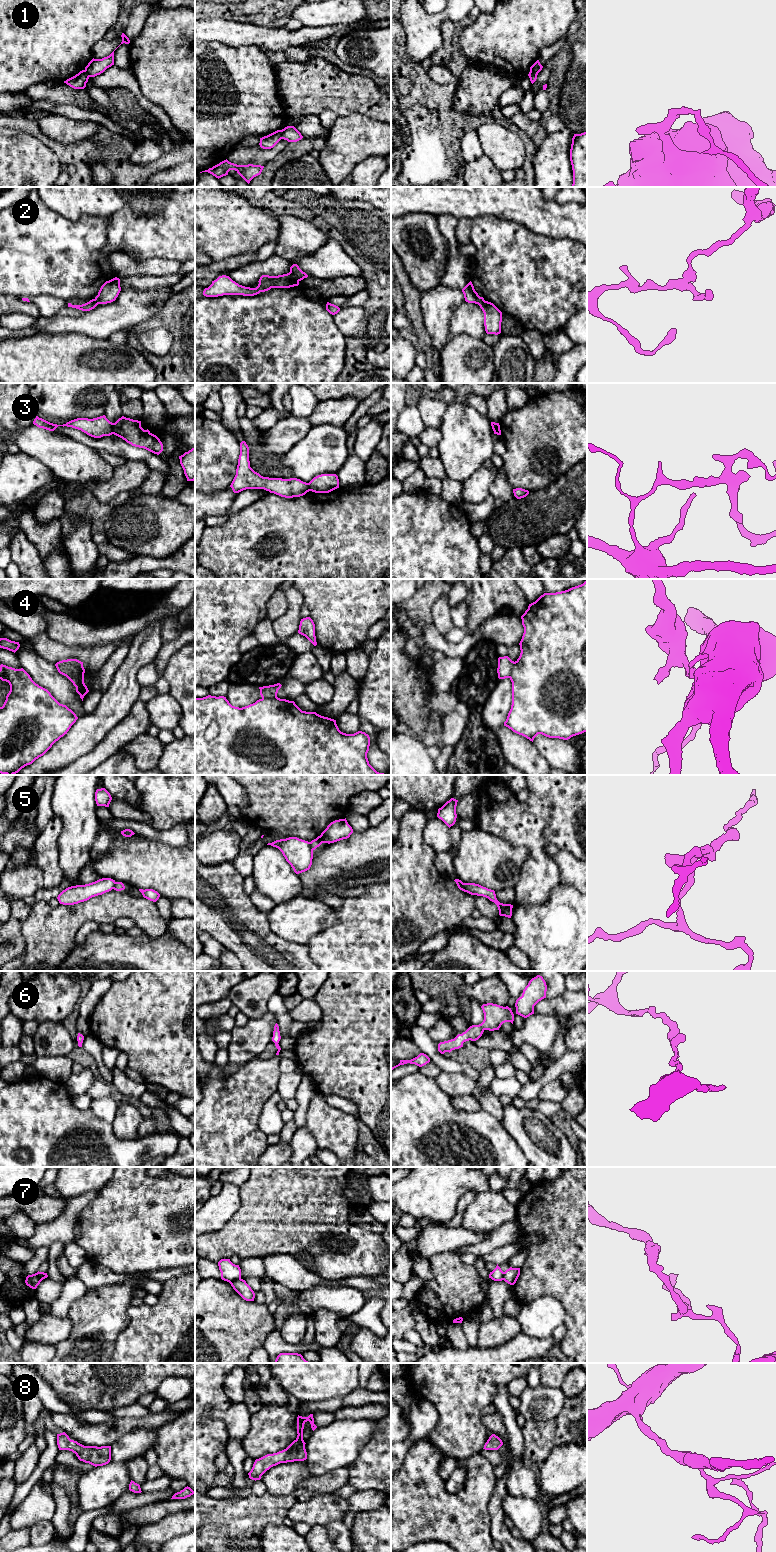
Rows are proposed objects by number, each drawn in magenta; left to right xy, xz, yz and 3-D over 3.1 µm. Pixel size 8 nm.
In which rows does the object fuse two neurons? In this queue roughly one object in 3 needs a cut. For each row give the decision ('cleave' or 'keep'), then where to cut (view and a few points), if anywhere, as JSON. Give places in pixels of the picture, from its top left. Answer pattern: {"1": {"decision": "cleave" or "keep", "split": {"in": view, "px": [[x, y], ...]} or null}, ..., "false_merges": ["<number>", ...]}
{"1": {"decision": "cleave", "split": {"in": "xz", "px": [[283, 129], [280, 138]]}}, "2": {"decision": "cleave", "split": {"in": "xz", "px": [[289, 272], [298, 282]]}}, "3": {"decision": "cleave", "split": {"in": "xy", "px": [[112, 423], [113, 433]]}}, "4": {"decision": "cleave", "split": {"in": "xy", "px": [[84, 671], [74, 676], [66, 676]]}}, "5": {"decision": "cleave", "split": {"in": "xz", "px": [[309, 842], [312, 850]]}}, "6": {"decision": "keep", "split": null}, "7": {"decision": "cleave", "split": {"in": "xz", "px": [[240, 1278], [229, 1282]]}}, "8": {"decision": "keep", "split": null}, "false_merges": ["1", "2", "3", "4", "5", "7"]}

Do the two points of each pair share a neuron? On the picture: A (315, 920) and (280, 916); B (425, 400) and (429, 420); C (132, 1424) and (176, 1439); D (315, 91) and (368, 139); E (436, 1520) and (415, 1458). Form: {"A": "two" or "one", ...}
{"A": "one", "B": "one", "C": "two", "D": "two", "E": "one"}

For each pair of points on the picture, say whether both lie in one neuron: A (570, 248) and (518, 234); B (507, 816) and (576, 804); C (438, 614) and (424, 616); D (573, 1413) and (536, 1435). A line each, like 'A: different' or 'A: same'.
A: same
B: different
C: different
D: same

